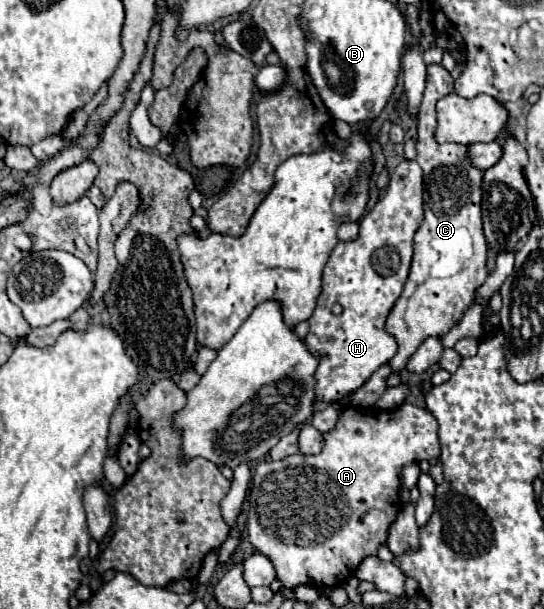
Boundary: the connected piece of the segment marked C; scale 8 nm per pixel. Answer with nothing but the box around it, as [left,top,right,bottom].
[385,65,487,373]

